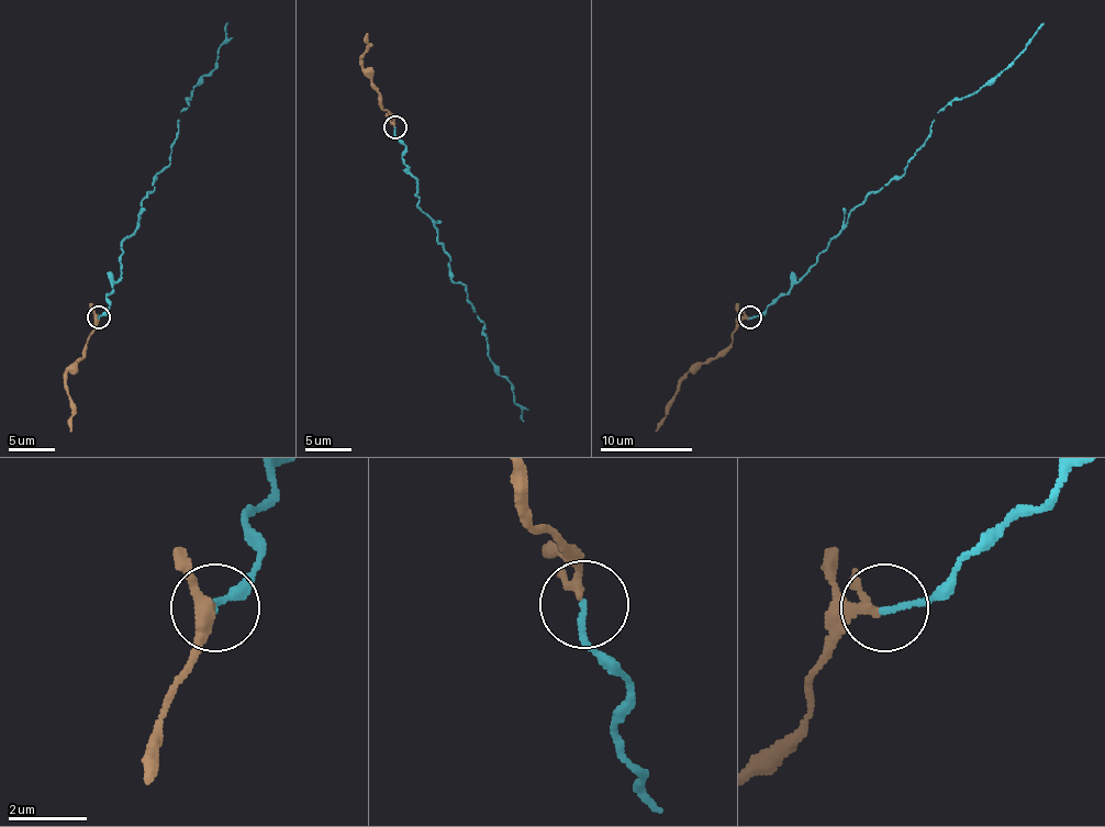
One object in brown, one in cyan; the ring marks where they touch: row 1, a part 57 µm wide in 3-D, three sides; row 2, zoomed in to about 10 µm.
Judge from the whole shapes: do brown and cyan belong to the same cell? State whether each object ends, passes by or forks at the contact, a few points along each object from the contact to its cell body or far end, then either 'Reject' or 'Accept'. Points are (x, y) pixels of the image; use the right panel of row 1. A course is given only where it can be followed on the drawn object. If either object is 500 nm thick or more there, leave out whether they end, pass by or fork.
At the ring brown passes by. At the ring cyan ends. Course of brown: (748, 316), (740, 321), (727, 346), (688, 372), (656, 432). Course of cyan: (750, 316), (803, 276), (856, 207), (900, 178), (937, 112), (978, 91), (1008, 66), (1042, 22). Accept

